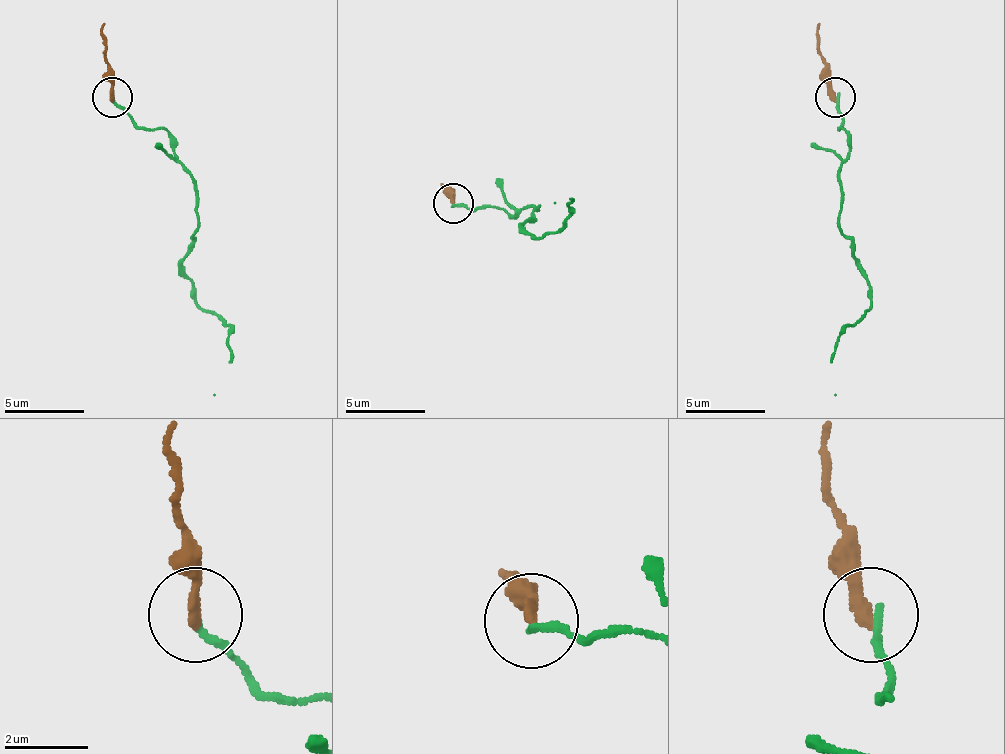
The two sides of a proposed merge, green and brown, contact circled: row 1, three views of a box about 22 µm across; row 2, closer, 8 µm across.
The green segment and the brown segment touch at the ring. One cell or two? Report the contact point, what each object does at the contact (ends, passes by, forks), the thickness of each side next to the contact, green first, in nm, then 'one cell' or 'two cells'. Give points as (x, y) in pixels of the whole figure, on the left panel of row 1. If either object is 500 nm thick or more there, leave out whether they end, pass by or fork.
(112, 97) | green ends | brown ends | 190/320 nm | two cells

